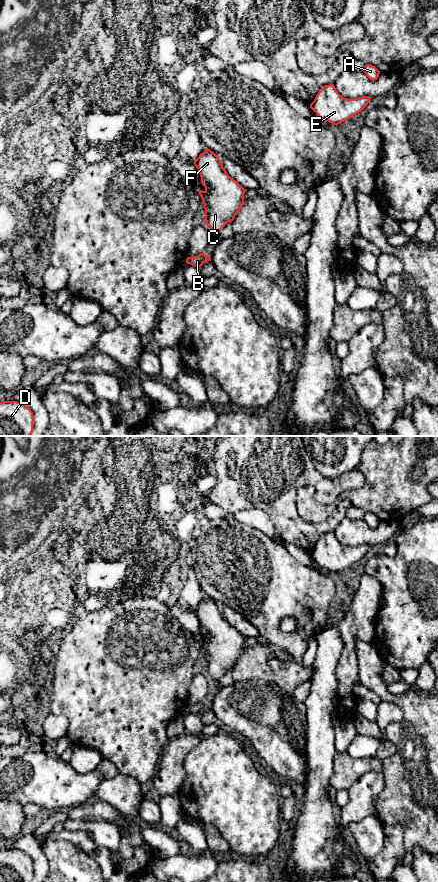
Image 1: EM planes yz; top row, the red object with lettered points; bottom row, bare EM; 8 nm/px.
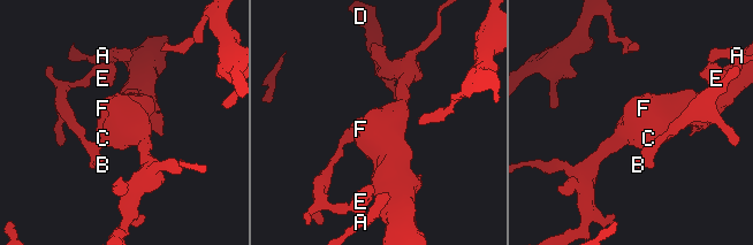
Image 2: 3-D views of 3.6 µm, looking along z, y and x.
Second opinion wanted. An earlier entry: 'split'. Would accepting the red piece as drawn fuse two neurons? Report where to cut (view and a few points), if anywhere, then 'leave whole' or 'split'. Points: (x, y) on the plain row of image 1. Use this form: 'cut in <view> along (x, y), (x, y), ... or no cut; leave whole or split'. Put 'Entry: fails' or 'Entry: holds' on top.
Entry: fails
no cut; leave whole

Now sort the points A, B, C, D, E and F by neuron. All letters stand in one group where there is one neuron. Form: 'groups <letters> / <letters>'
groups A B C D E F

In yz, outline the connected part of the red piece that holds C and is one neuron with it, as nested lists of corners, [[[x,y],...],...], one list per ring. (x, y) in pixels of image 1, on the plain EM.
[[[210,597],[194,609],[205,638],[198,639],[204,652],[205,672],[218,681],[228,670],[234,668],[245,652],[244,637],[223,616],[219,605]]]

